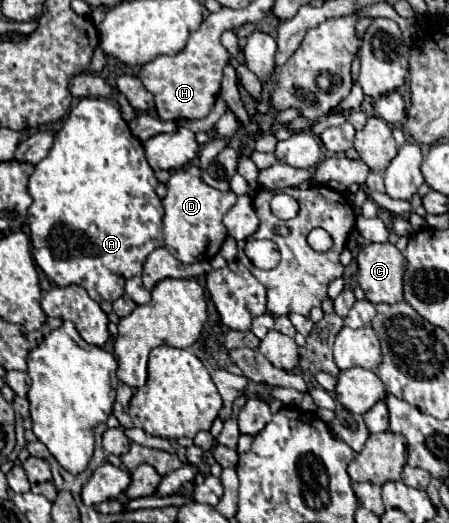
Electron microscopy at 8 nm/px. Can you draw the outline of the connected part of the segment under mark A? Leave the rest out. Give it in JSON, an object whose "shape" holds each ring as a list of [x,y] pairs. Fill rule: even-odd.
{"shape":[[[82,98],[74,108],[70,108],[62,128],[56,132],[54,136],[54,144],[50,148],[50,152],[46,154],[46,158],[42,158],[36,166],[34,172],[30,176],[28,182],[28,194],[32,196],[32,206],[28,208],[28,224],[30,224],[30,240],[32,240],[32,256],[36,260],[36,264],[42,268],[42,272],[58,286],[70,286],[70,284],[78,284],[82,288],[88,290],[88,294],[92,296],[92,300],[96,302],[114,302],[116,298],[124,296],[124,282],[132,276],[142,276],[142,266],[146,256],[154,250],[164,246],[164,234],[162,234],[162,216],[164,216],[164,208],[160,198],[156,196],[156,176],[154,170],[150,168],[150,164],[146,162],[144,156],[144,148],[142,142],[136,140],[130,130],[126,120],[122,118],[120,110],[106,98]]]}

